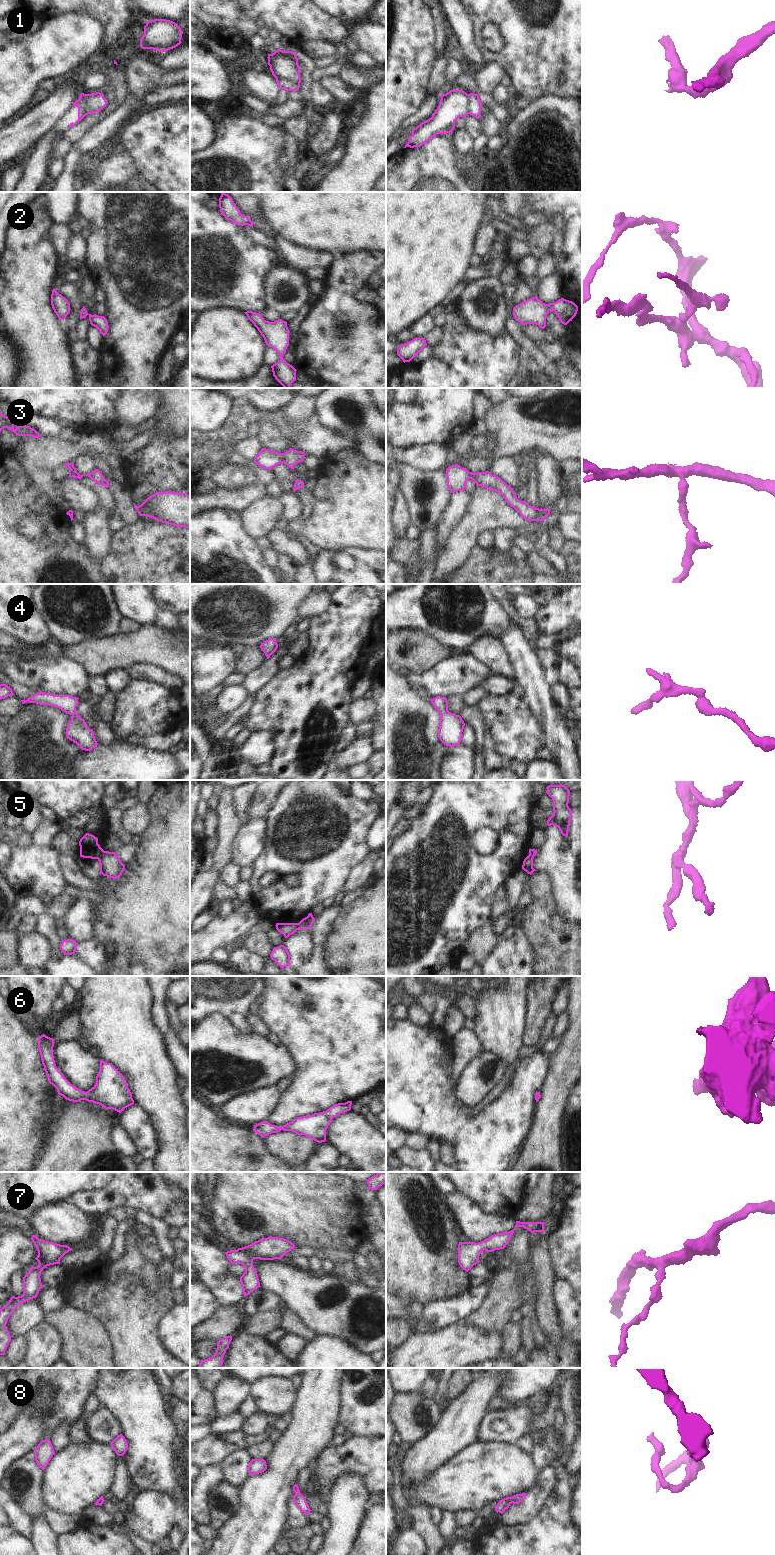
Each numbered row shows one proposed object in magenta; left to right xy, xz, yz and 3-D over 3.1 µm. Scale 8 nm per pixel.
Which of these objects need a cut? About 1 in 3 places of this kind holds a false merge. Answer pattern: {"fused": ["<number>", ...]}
{"fused": ["1", "5"]}

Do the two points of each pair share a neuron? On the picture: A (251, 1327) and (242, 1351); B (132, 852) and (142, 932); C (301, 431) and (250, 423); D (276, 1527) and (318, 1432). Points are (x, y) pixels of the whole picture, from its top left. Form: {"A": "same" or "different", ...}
{"A": "different", "B": "different", "C": "different", "D": "same"}

